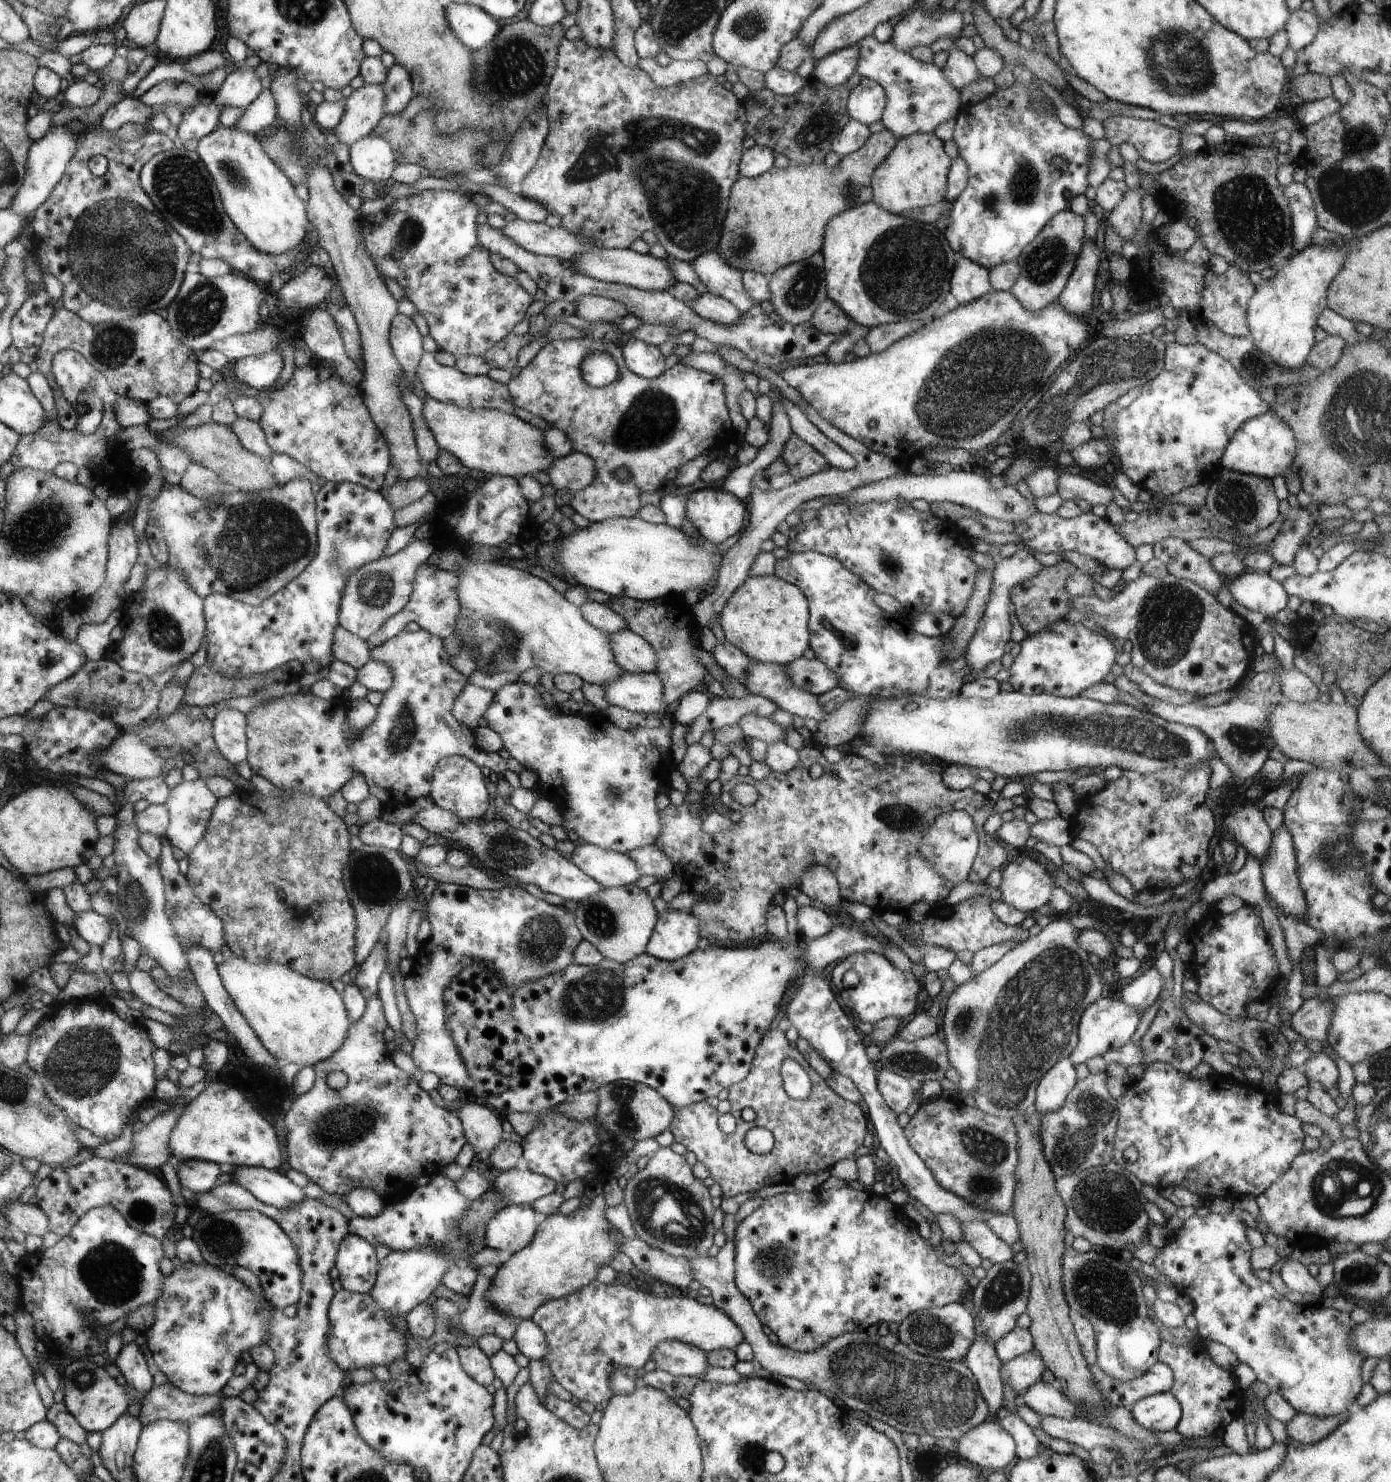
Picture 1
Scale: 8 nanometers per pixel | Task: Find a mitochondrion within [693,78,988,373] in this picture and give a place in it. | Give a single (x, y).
(879, 276)

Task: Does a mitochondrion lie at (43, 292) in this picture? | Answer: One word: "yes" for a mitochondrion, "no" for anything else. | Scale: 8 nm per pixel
no

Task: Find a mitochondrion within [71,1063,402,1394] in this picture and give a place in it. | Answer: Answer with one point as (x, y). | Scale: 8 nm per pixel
(110, 1271)

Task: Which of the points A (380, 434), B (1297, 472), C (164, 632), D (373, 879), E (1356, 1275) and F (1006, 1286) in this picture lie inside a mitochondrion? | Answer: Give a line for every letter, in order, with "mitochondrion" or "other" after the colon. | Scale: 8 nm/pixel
A: other
B: other
C: mitochondrion
D: mitochondrion
E: mitochondrion
F: mitochondrion

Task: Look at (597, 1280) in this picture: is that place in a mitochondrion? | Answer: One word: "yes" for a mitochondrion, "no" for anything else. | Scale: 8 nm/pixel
no

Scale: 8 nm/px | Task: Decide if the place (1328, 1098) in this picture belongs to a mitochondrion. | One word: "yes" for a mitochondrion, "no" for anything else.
no

